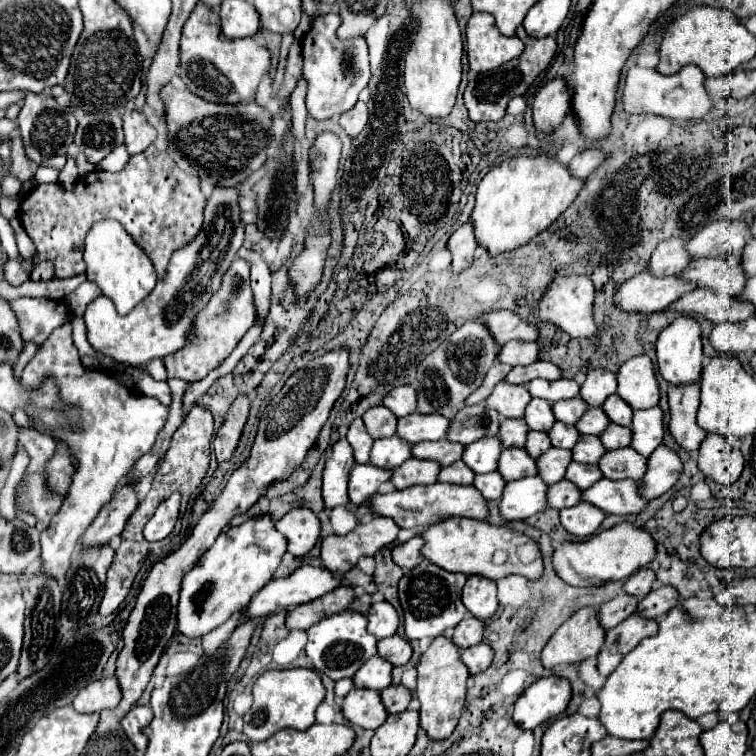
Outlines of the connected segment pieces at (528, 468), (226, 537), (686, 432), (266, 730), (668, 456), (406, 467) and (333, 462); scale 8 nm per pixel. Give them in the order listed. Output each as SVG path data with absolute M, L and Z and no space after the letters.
M507 448L499 458L499 472L503 474L505 482L519 480L525 476L537 476L537 460L527 454L525 448Z
M273 516L245 520L221 532L215 544L183 576L181 598L177 606L177 628L189 638L205 636L233 614L241 612L247 602L275 576L287 552L287 538L275 528Z
M673 384L669 386L669 430L677 444L687 448L689 452L697 450L705 438L705 430L697 424L697 408L699 408L699 384Z
M307 668L293 670L267 670L253 684L253 706L243 716L243 734L251 742L271 738L277 730L295 728L305 730L315 722L315 710L325 698L325 688L317 672Z
M659 446L655 454L649 456L649 468L643 482L643 496L645 498L657 498L665 494L683 474L683 460L677 452L673 452L667 446Z
M409 458L407 462L403 462L403 466L399 466L393 472L391 482L399 490L409 488L409 486L417 486L417 484L435 484L439 472L441 472L441 464L435 460Z
M341 438L333 444L331 456L325 462L323 468L323 500L329 508L335 508L339 504L349 504L347 496L347 480L349 472L355 466L351 444Z

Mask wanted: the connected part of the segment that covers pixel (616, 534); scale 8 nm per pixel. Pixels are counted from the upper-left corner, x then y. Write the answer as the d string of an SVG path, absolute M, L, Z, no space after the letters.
M623 522L603 530L583 542L565 542L553 552L555 572L571 586L601 586L609 580L621 580L647 566L655 556L655 542L645 530Z

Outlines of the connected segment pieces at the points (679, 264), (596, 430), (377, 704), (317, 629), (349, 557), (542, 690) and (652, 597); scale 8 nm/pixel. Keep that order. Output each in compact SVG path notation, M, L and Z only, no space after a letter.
M669 238L661 242L649 262L649 272L655 276L669 276L669 274L681 274L691 264L691 254L685 248L685 240L681 238Z
M589 408L587 414L583 414L583 418L575 426L581 434L597 434L599 436L607 428L607 424L611 424L611 420L603 412L603 408Z
M353 688L345 700L343 700L343 716L369 730L377 730L385 720L387 720L387 710L375 690L365 690L365 688Z
M353 610L321 618L307 630L307 636L309 636L309 642L305 646L307 658L311 660L317 672L329 676L331 680L351 678L359 670L359 666L363 666L363 662L377 654L377 638L367 632L367 618Z
M375 516L367 524L359 524L347 536L331 534L321 542L321 560L327 570L347 572L361 556L373 556L377 550L395 542L399 526L387 516Z
M547 676L533 682L515 702L513 722L521 730L533 730L561 714L571 700L571 686L565 678Z
M661 586L657 590L651 590L637 606L637 614L643 618L661 618L665 616L679 600L679 592L671 586Z

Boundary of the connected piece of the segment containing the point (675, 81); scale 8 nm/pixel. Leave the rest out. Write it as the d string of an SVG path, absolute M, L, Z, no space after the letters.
M633 66L627 72L623 88L623 108L629 114L657 114L671 120L695 120L711 112L713 98L707 96L703 86L703 72L697 66L685 66L677 74L663 76L651 68Z

